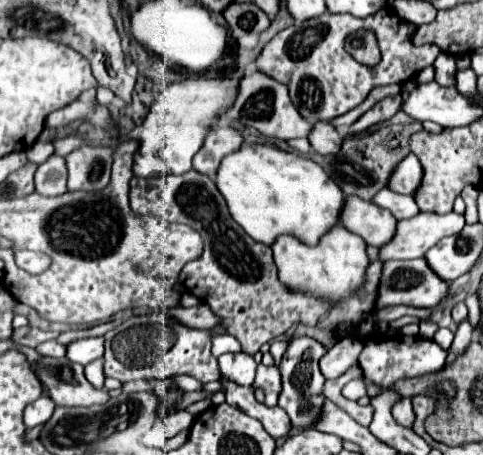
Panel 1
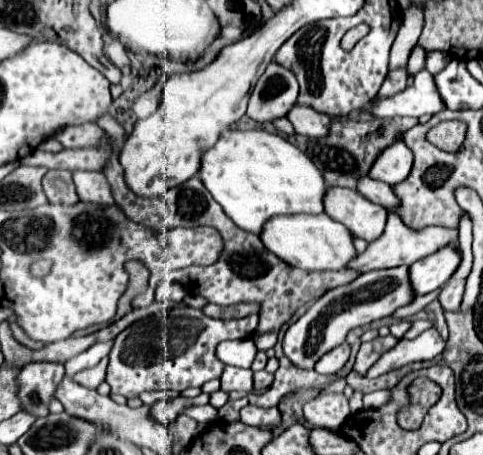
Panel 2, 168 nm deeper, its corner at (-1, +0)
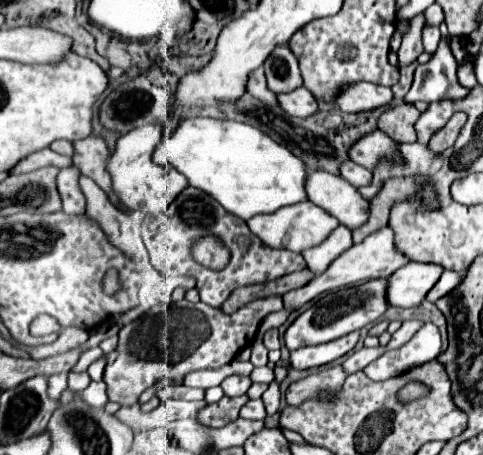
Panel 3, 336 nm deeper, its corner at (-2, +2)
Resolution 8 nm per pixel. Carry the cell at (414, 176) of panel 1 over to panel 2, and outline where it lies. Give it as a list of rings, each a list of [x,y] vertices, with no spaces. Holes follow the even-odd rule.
[[[395,140],[375,158],[369,176],[393,186],[395,182],[403,182],[403,178],[407,178],[411,166],[413,166],[411,150],[405,146],[403,140],[399,142]]]

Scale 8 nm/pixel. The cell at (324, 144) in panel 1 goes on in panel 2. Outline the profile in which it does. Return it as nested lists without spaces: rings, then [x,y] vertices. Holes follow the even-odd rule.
[[[299,102],[293,104],[293,108],[289,110],[287,118],[291,120],[291,124],[293,124],[297,134],[311,136],[311,138],[319,138],[319,136],[327,134],[329,124],[331,124],[327,114],[315,112],[313,108],[309,108],[305,104],[299,104]]]

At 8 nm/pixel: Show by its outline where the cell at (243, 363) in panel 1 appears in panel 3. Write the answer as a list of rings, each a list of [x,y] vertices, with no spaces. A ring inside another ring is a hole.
[[[234,374],[234,376],[228,376],[220,386],[222,386],[222,390],[224,390],[224,394],[226,396],[242,396],[242,394],[246,394],[246,390],[250,388],[250,378],[248,376],[238,376],[238,374]]]

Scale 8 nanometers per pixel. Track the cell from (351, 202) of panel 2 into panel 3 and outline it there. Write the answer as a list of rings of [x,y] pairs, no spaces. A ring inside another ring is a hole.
[[[310,172],[306,180],[308,200],[338,218],[340,224],[354,230],[368,222],[370,202],[340,176],[328,172]]]

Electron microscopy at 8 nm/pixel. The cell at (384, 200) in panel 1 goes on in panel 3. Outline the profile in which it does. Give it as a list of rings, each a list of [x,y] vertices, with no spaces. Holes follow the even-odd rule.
[[[344,162],[342,168],[340,168],[340,176],[350,182],[352,186],[356,188],[362,188],[362,186],[368,186],[372,182],[372,172],[354,164],[354,162]]]

